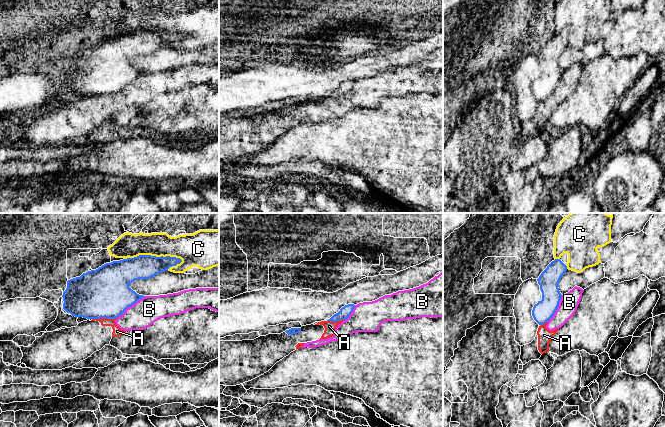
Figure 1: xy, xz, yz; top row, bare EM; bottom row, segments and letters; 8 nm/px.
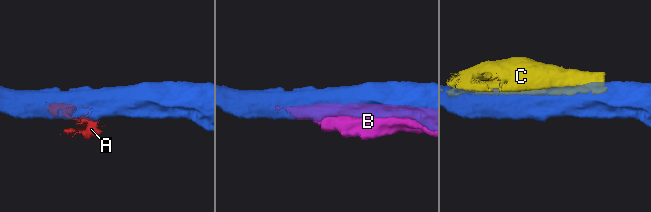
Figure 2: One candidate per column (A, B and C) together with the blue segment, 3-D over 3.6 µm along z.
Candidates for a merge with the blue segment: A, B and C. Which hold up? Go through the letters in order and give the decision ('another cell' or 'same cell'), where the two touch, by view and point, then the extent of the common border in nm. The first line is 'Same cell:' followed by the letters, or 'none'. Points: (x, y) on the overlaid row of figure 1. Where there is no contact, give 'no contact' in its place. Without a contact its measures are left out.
Same cell: none
A: another cell; contact xy (104, 317); length 200 nm
B: another cell; contact xy (131, 305); length 300 nm
C: another cell; contact xy (155, 256); length 440 nm

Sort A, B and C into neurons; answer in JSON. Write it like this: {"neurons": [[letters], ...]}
{"neurons": [["A", "B"], ["C"]]}

